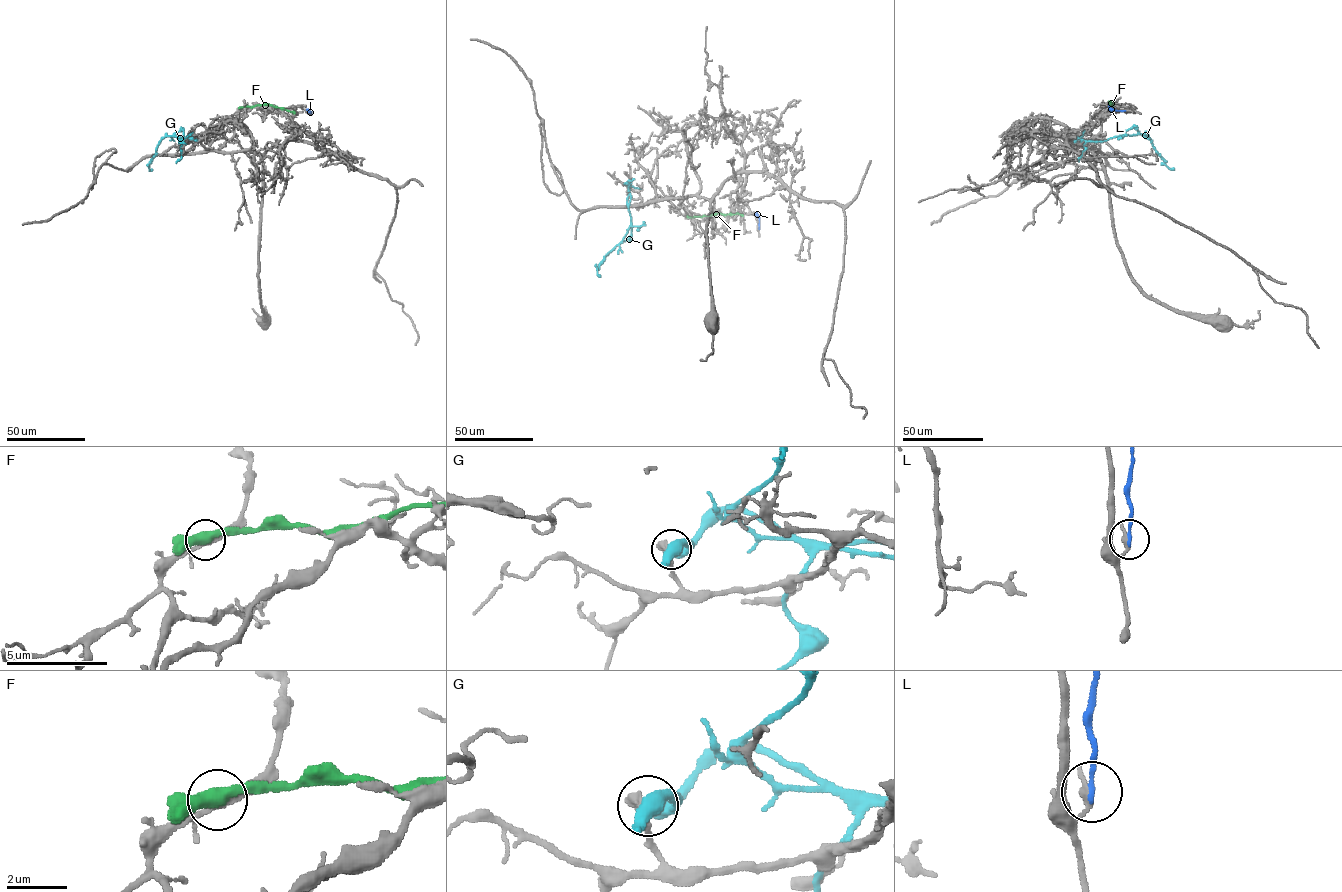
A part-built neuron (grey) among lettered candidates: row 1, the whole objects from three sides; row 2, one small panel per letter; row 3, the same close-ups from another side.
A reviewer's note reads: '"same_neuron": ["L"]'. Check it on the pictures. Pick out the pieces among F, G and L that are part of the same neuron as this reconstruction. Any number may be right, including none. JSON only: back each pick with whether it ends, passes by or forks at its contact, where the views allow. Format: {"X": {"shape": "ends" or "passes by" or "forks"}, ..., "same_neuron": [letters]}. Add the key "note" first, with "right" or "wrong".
{"note": "wrong", "same_neuron": []}

